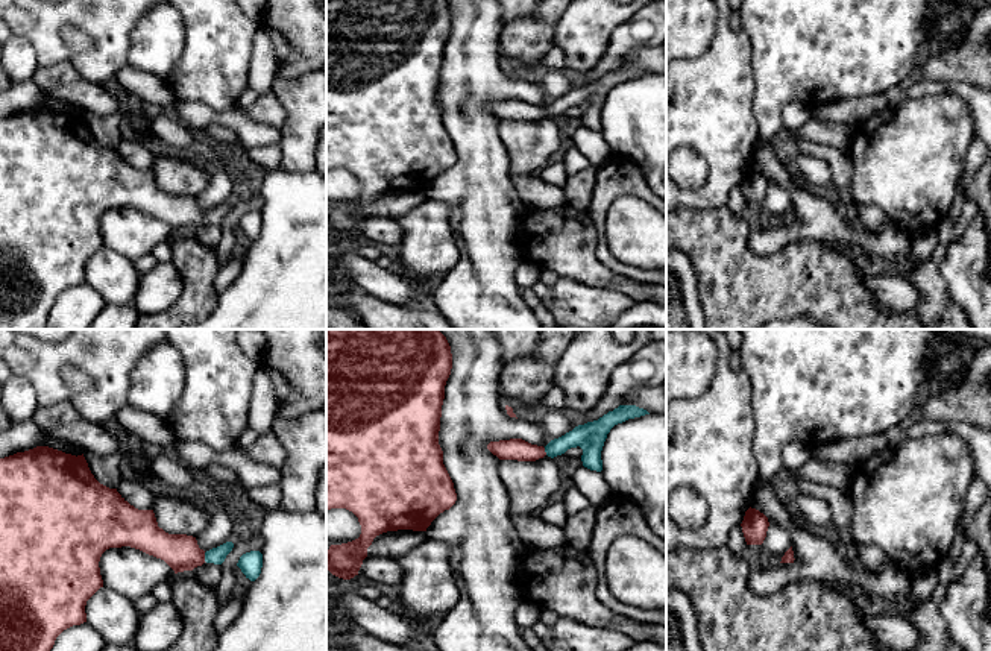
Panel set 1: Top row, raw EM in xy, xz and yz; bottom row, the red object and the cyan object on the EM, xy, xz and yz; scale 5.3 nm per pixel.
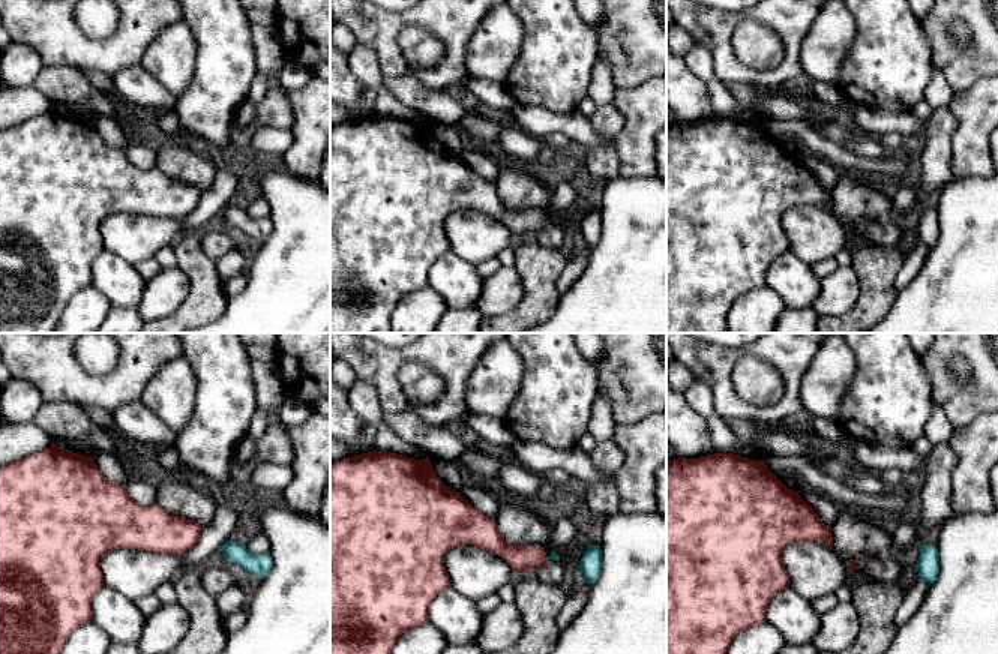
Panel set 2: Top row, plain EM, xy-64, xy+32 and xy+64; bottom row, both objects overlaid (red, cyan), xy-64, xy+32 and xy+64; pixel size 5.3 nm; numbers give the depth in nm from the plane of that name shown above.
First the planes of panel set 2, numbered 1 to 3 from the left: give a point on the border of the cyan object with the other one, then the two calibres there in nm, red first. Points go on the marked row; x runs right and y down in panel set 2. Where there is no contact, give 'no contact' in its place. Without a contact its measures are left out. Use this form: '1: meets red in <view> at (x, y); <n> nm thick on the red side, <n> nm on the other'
1: no contact
2: no contact
3: no contact

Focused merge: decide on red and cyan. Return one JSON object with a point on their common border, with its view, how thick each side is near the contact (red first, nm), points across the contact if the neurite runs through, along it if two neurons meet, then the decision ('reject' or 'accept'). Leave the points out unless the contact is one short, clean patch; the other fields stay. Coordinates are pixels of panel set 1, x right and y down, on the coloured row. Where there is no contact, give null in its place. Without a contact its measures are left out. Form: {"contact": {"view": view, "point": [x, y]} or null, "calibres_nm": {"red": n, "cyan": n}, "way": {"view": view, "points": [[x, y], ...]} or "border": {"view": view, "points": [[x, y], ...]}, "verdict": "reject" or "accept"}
{"contact": {"view": "xy", "point": [204, 557]}, "calibres_nm": {"red": 190, "cyan": 90}, "way": {"view": "xy", "points": [[181, 553], [204, 557], [216, 556]]}, "verdict": "accept"}

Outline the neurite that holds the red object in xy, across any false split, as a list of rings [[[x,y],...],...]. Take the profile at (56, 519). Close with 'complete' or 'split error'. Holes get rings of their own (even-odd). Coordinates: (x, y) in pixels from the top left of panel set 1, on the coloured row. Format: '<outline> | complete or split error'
[[[36,446],[33,449],[0,458],[0,651],[50,651],[55,645],[56,637],[64,630],[87,622],[87,601],[100,587],[103,587],[103,580],[99,568],[100,557],[106,549],[121,546],[131,546],[156,558],[161,558],[175,571],[175,574],[178,574],[184,571],[193,571],[194,568],[202,566],[205,561],[222,565],[226,555],[232,551],[234,543],[226,542],[205,552],[199,548],[196,537],[165,533],[158,527],[153,510],[138,510],[131,505],[117,492],[117,489],[109,489],[100,484],[91,473],[83,454],[76,457],[49,446]]] | split error

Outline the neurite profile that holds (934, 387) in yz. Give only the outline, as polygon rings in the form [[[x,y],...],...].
[[[939,378],[926,379],[921,384],[920,392],[918,392],[917,398],[915,398],[915,408],[924,407],[924,404],[929,399],[939,398],[945,392],[947,390],[944,388],[944,384],[942,384],[942,381]]]

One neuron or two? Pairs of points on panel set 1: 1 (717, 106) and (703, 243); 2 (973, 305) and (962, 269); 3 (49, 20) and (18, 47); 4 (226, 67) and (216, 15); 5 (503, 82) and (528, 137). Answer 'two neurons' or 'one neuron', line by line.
1: two neurons
2: one neuron
3: two neurons
4: one neuron
5: two neurons

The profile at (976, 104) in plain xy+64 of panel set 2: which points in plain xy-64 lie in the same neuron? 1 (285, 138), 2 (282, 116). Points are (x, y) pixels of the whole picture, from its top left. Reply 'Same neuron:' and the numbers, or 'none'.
Same neuron: none

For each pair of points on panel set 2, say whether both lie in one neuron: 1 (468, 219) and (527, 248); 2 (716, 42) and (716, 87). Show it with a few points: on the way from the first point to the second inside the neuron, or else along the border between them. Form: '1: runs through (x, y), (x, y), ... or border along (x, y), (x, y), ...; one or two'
1: border along (517, 239), (512, 243); two
2: border along (700, 44), (710, 53), (713, 72), (724, 83); two

